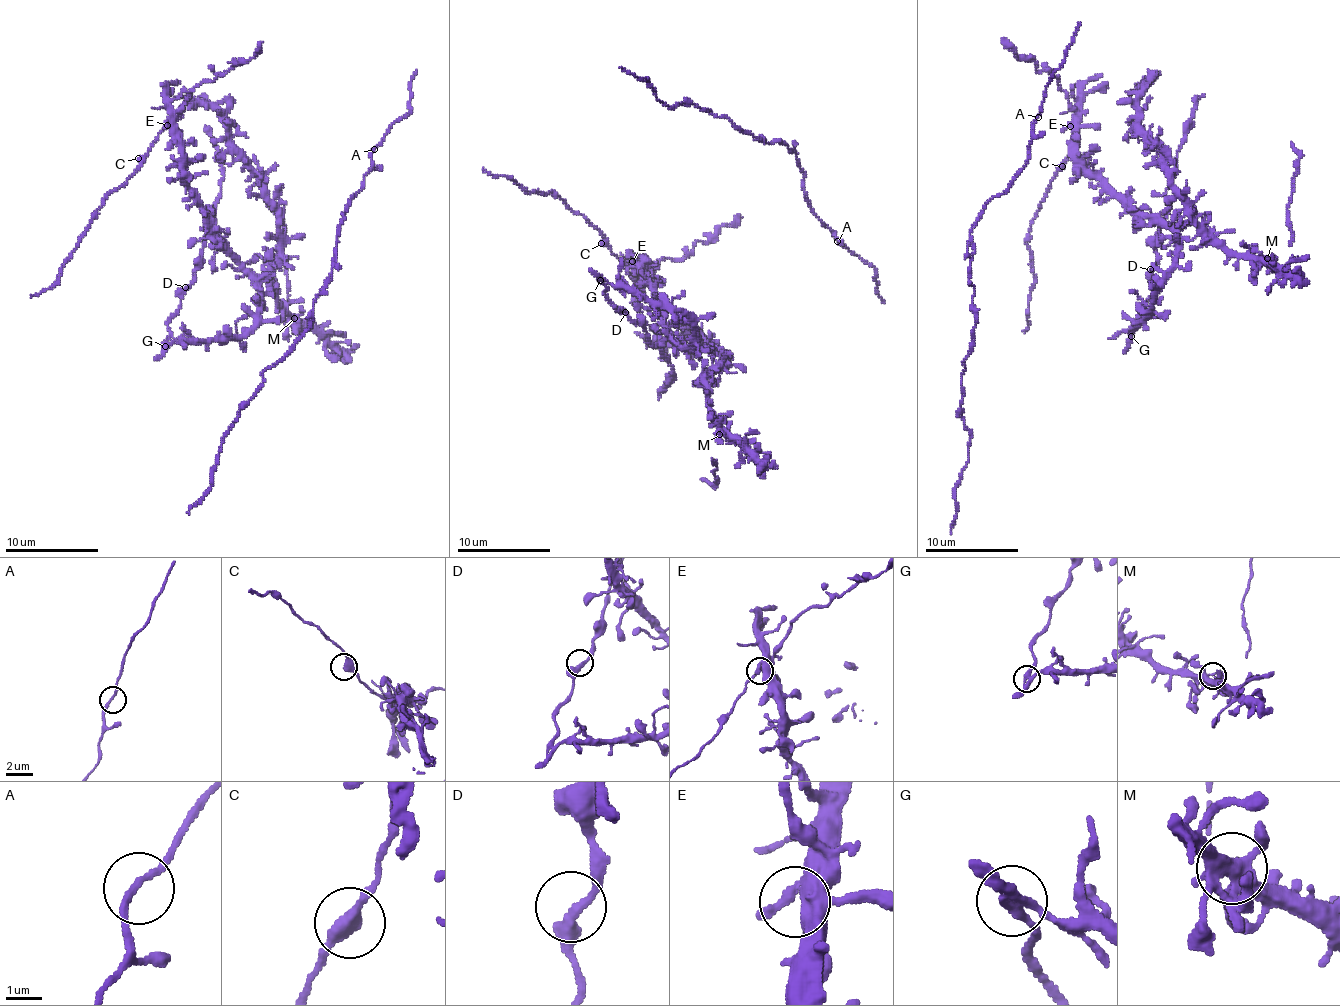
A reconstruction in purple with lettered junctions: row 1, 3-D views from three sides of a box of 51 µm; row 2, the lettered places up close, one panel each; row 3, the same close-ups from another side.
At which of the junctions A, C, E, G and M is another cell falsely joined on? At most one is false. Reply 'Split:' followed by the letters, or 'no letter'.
Split: G

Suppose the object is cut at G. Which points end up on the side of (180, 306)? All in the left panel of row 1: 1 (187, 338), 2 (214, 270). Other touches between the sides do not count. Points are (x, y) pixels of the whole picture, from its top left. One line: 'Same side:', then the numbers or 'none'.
Same side: none

